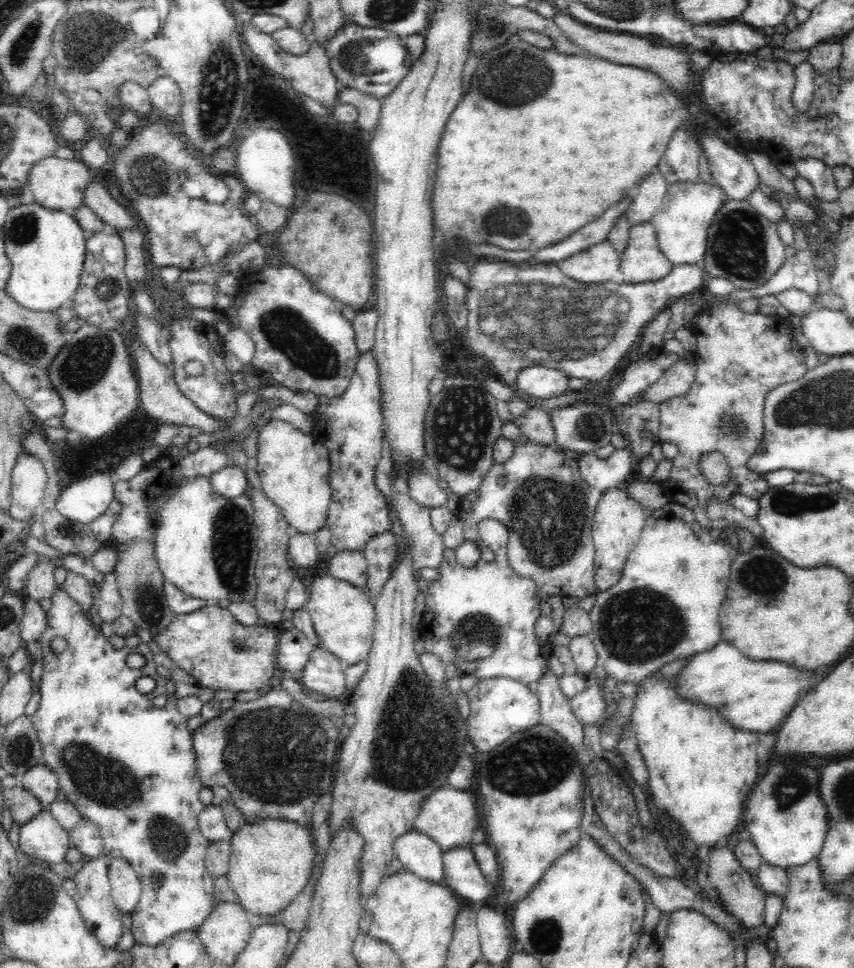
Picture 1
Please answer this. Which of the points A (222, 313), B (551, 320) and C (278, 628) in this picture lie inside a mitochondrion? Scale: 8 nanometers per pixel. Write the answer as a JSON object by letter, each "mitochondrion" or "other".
{"A":"other","B":"mitochondrion","C":"other"}

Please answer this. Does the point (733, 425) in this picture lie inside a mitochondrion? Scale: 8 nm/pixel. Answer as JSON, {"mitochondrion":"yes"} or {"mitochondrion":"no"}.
{"mitochondrion":"yes"}

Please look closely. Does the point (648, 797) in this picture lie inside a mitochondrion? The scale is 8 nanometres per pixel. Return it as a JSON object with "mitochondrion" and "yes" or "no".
{"mitochondrion":"no"}

